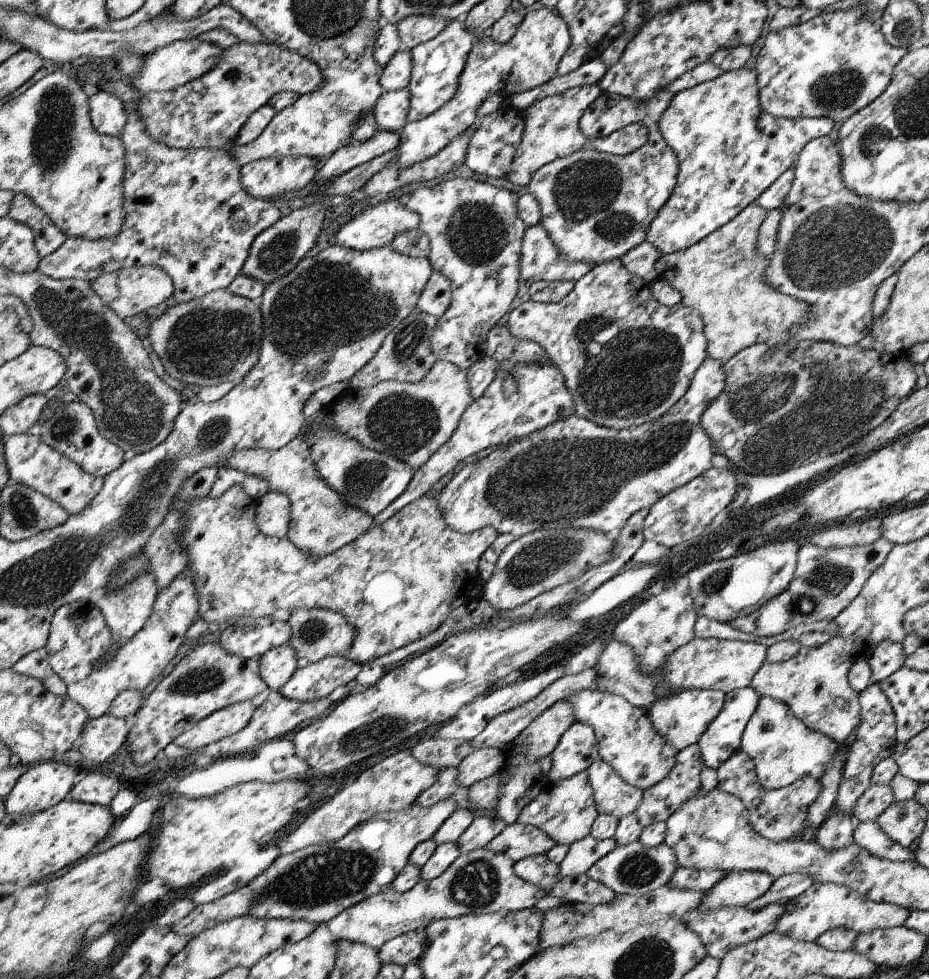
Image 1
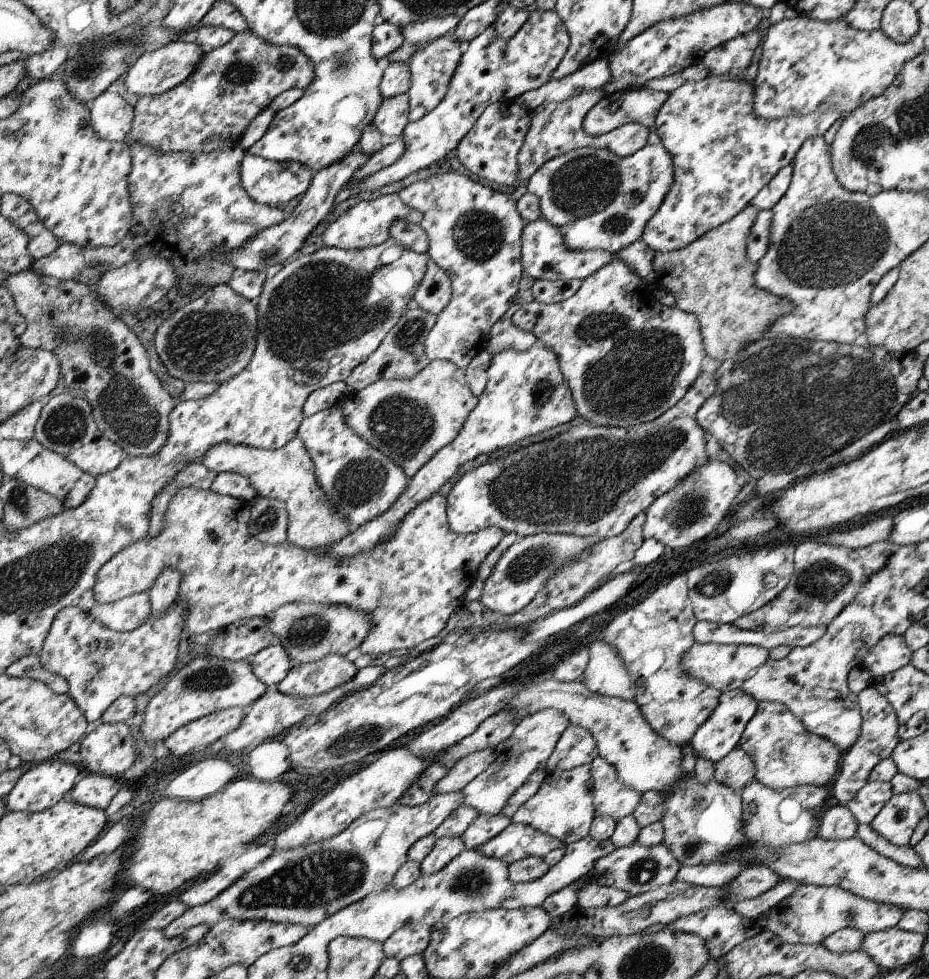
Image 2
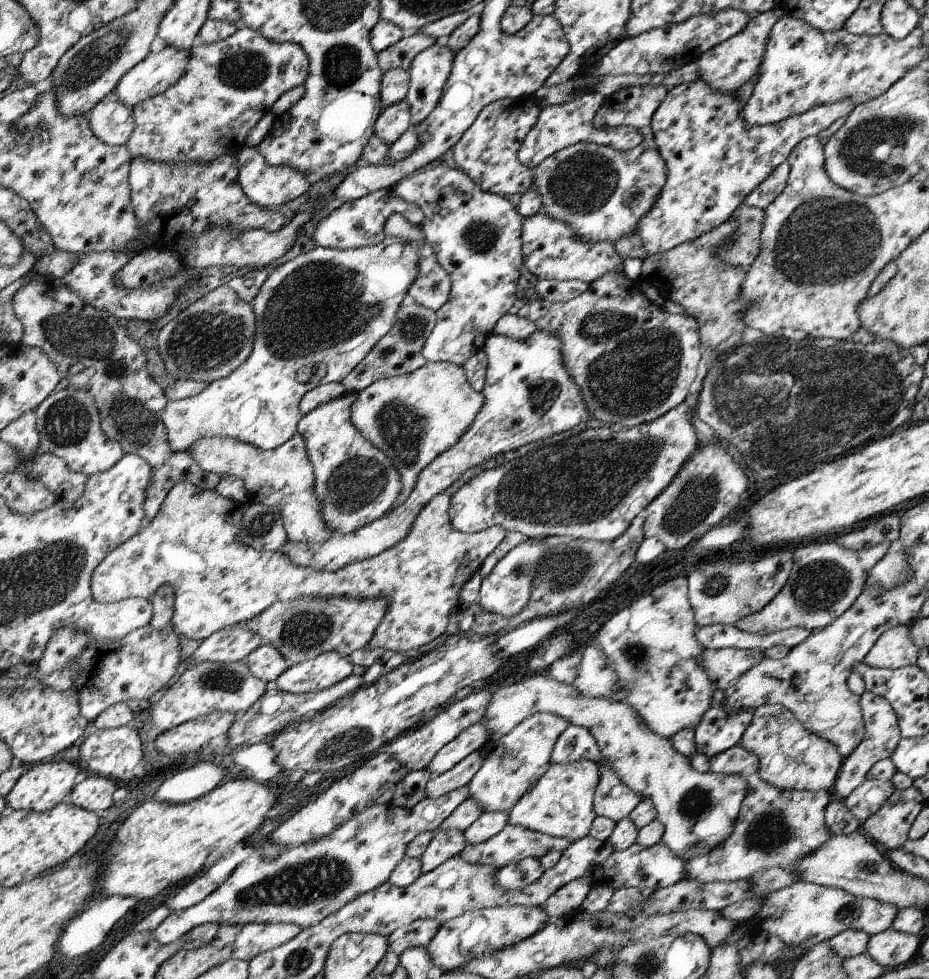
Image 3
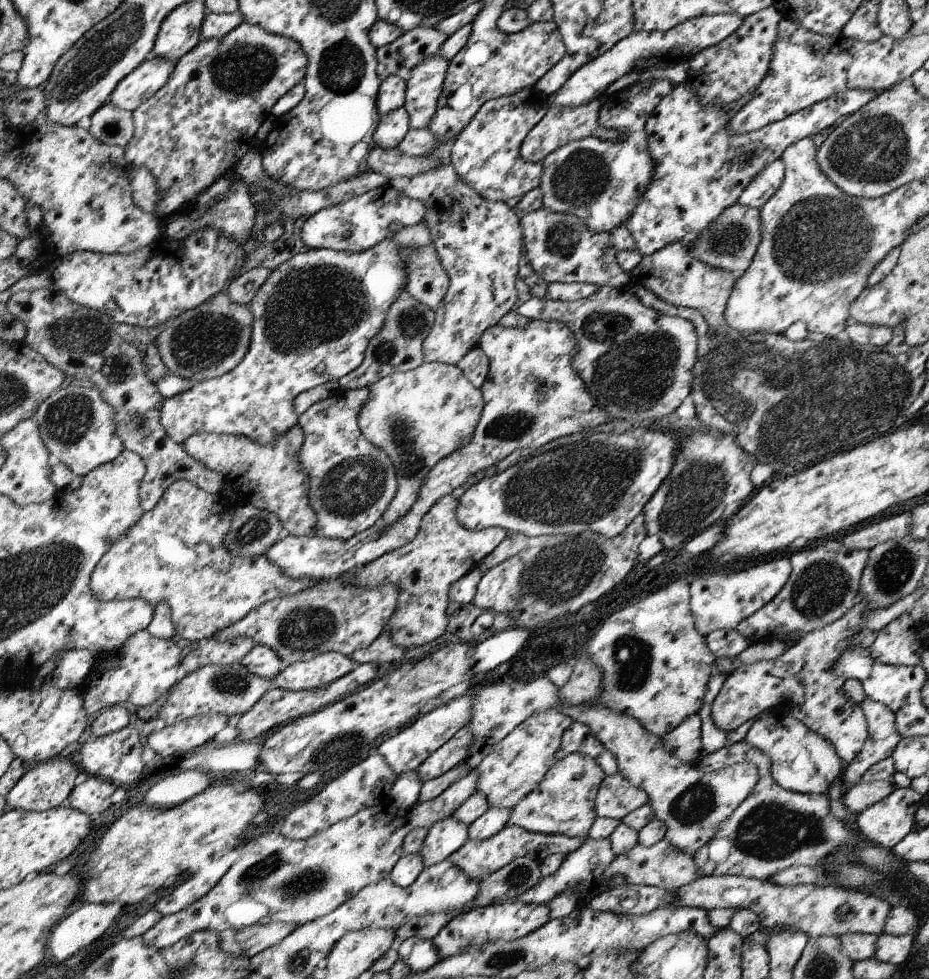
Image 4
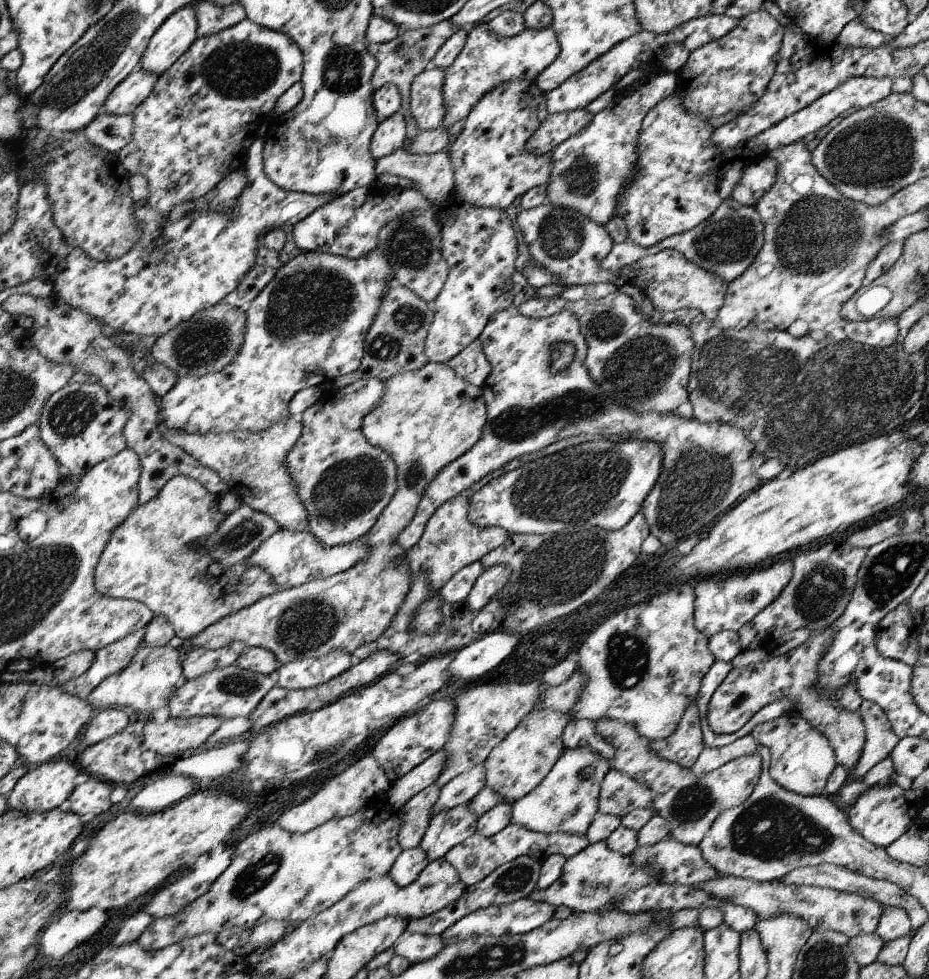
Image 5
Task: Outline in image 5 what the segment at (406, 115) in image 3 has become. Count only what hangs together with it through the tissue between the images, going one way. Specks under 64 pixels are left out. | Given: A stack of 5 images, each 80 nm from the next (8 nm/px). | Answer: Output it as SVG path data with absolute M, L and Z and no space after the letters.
M402 110L379 122L371 140L371 153L375 160L386 157L404 146L407 140L407 122L407 116Z

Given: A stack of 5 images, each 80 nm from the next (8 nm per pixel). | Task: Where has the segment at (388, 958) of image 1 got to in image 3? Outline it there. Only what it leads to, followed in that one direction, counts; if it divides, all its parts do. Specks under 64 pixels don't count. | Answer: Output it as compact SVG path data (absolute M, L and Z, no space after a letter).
M418 919L401 926L388 939L389 950L400 956L408 947L427 947L434 940L440 922L434 919Z

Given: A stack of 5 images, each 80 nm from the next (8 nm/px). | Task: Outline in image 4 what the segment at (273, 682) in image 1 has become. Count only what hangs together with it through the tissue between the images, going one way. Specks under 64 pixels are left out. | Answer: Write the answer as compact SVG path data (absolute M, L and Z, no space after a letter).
M256 645L242 658L241 663L252 674L269 681L276 678L285 667L284 662L276 654L276 651L264 645Z

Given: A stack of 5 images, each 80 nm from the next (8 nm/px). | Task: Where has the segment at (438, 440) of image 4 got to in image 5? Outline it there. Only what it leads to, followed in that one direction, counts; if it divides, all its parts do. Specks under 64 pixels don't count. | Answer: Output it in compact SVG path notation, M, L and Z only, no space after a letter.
M429 361L422 369L398 373L387 378L384 384L386 394L382 402L367 414L362 427L367 441L387 451L394 459L397 468L397 489L388 506L378 517L374 528L364 536L369 546L366 560L334 576L289 589L282 588L261 598L255 605L215 622L202 633L187 640L185 646L214 650L228 646L234 641L243 642L248 647L262 647L273 651L280 666L283 666L294 659L315 659L338 649L352 654L362 645L374 642L390 628L392 622L399 619L398 614L403 611L411 588L411 568L405 560L406 549L398 544L398 536L411 524L423 494L436 476L480 440L483 426L487 424L487 403L482 387L474 386L460 378L446 363Z

